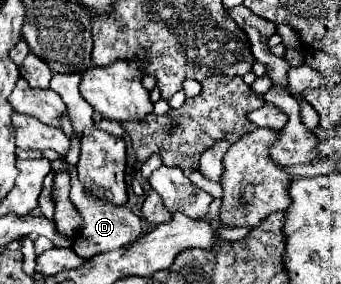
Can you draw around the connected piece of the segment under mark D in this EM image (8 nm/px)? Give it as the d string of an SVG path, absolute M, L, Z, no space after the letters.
M78 177L72 179L70 201L74 203L74 207L78 209L78 213L84 219L84 227L74 237L74 245L72 245L72 251L78 257L88 259L88 257L92 257L96 253L102 253L102 251L112 251L112 249L126 247L128 243L136 241L140 237L140 233L142 233L142 221L128 207L104 207L102 203L96 203L96 199L92 199L84 191L84 187L78 181Z

